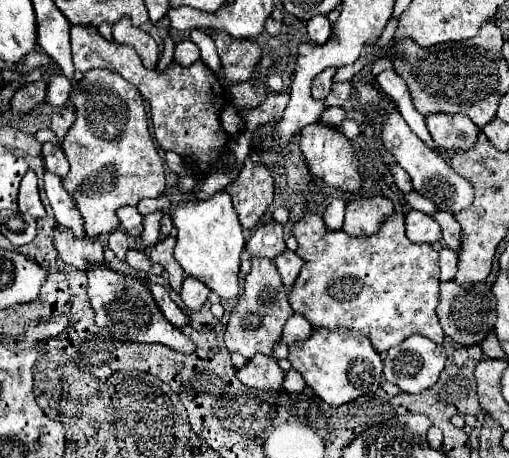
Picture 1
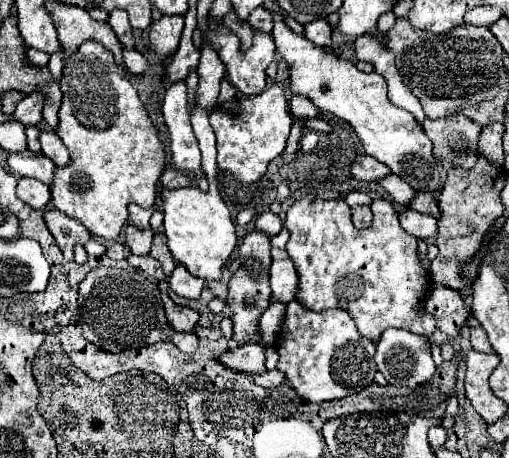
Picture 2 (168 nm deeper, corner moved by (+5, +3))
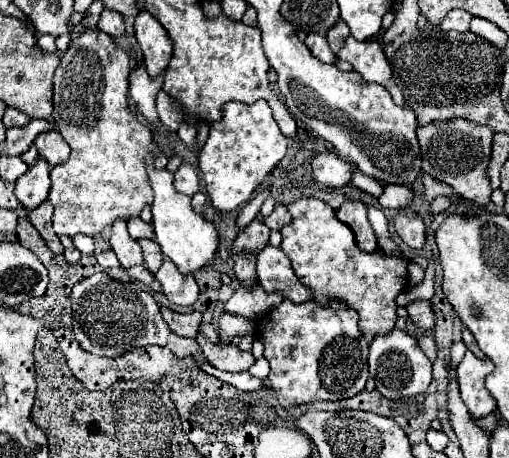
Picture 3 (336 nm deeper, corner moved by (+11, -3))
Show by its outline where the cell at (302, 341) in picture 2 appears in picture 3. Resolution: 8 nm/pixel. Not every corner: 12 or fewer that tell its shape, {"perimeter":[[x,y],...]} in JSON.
{"perimeter":[[284,299],[256,319],[282,407],[368,379],[350,307]]}

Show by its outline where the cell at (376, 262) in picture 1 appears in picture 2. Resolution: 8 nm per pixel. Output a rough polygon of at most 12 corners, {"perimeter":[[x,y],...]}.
{"perimeter":[[300,197],[286,251],[306,309],[346,309],[372,343],[430,337],[430,275],[390,201],[368,229]]}

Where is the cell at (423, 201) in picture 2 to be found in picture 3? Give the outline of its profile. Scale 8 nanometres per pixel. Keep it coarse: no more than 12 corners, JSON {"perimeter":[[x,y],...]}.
{"perimeter":[[384,185],[378,203],[402,209],[412,201],[406,185]]}

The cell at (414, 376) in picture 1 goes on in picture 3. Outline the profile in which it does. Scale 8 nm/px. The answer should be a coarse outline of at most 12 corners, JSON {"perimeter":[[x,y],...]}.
{"perimeter":[[396,329],[370,343],[370,377],[386,399],[428,389],[432,361]]}

